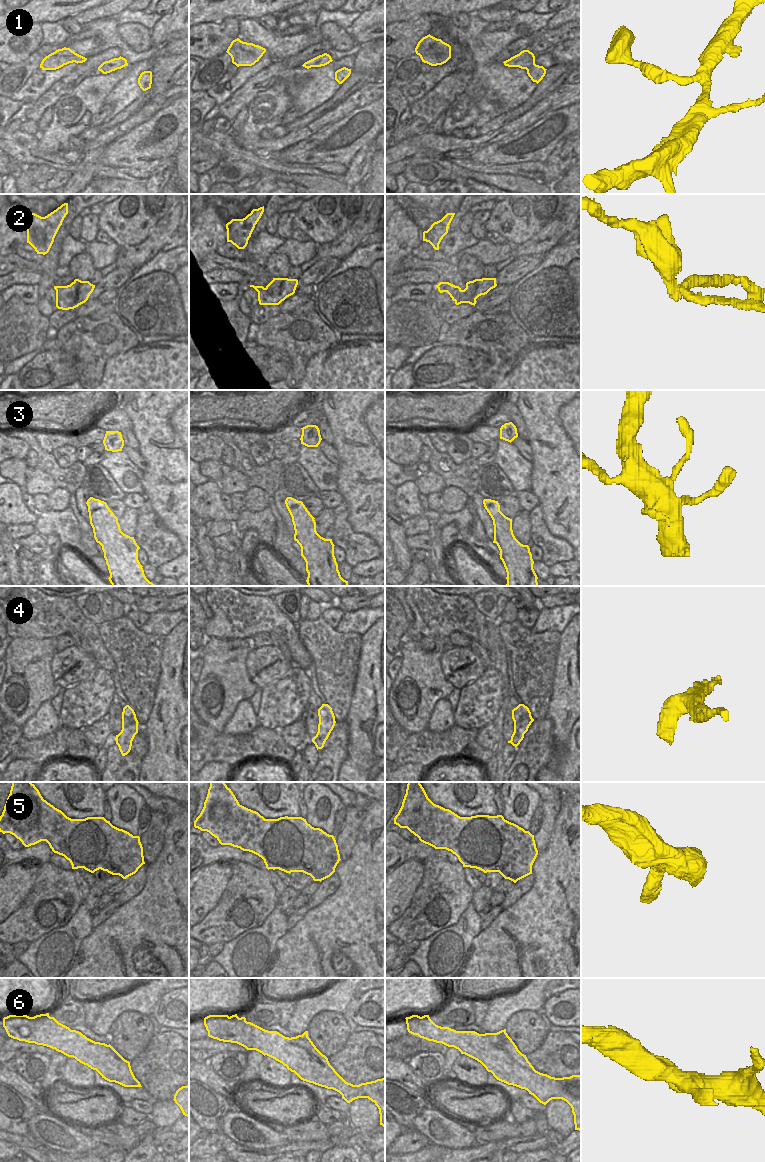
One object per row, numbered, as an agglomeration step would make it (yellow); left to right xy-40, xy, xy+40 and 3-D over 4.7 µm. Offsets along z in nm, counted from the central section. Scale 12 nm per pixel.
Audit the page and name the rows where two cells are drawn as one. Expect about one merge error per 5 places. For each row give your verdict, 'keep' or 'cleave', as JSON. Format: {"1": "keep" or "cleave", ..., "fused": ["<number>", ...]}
{"1": "keep", "2": "cleave", "3": "keep", "4": "keep", "5": "keep", "6": "keep", "fused": ["2"]}

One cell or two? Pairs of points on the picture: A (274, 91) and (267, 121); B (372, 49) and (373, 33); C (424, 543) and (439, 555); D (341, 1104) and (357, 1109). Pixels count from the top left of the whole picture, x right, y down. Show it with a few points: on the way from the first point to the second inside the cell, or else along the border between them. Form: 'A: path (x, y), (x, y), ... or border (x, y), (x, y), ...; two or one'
A: path (274, 98), (274, 102), (267, 109), (267, 114); one
B: border (374, 39), (363, 42), (360, 45); two
C: border (427, 533), (431, 540), (431, 547), (428, 552); two
D: border (347, 1103), (348, 1113); two

